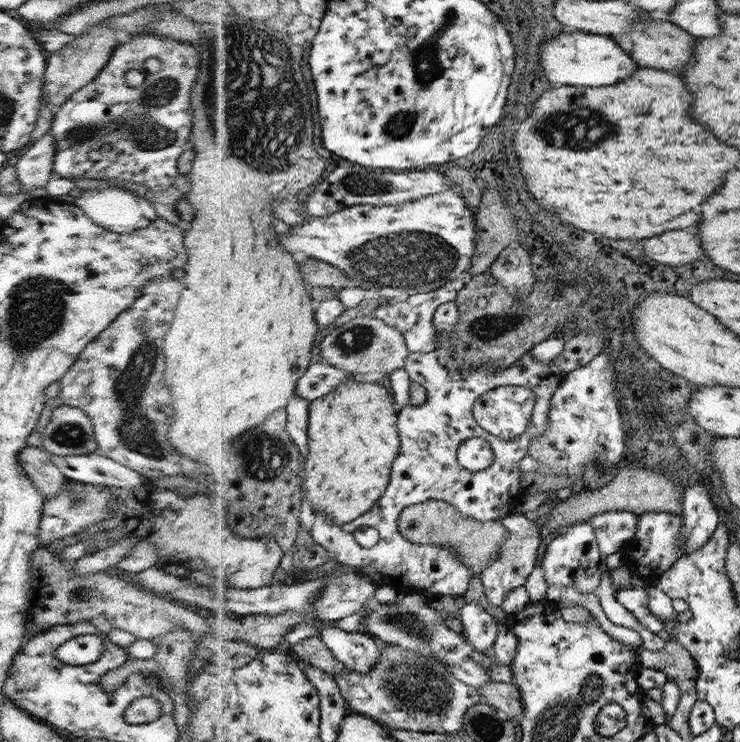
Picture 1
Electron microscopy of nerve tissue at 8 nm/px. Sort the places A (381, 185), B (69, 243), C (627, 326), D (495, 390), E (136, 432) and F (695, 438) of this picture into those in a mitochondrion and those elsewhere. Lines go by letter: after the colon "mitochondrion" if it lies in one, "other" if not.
A: mitochondrion
B: other
C: other
D: other
E: mitochondrion
F: other

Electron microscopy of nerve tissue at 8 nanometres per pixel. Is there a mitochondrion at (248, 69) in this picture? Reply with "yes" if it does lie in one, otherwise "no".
yes

